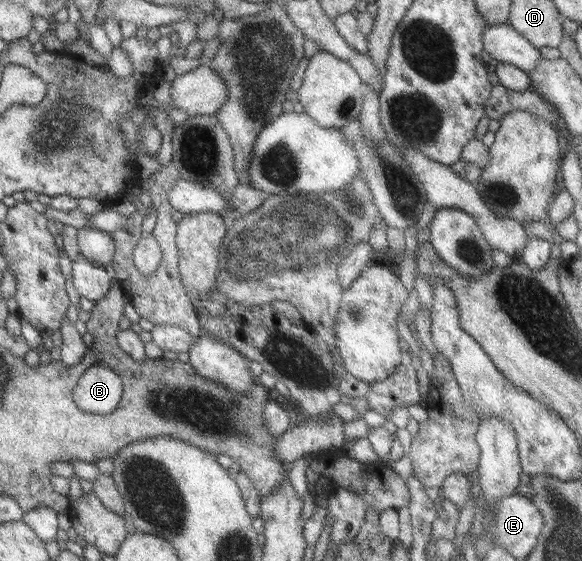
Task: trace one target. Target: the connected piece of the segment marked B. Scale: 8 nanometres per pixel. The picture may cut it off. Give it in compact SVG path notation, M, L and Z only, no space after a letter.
M105 361L93 365L83 373L73 398L81 410L93 414L111 414L121 402L125 382Z

